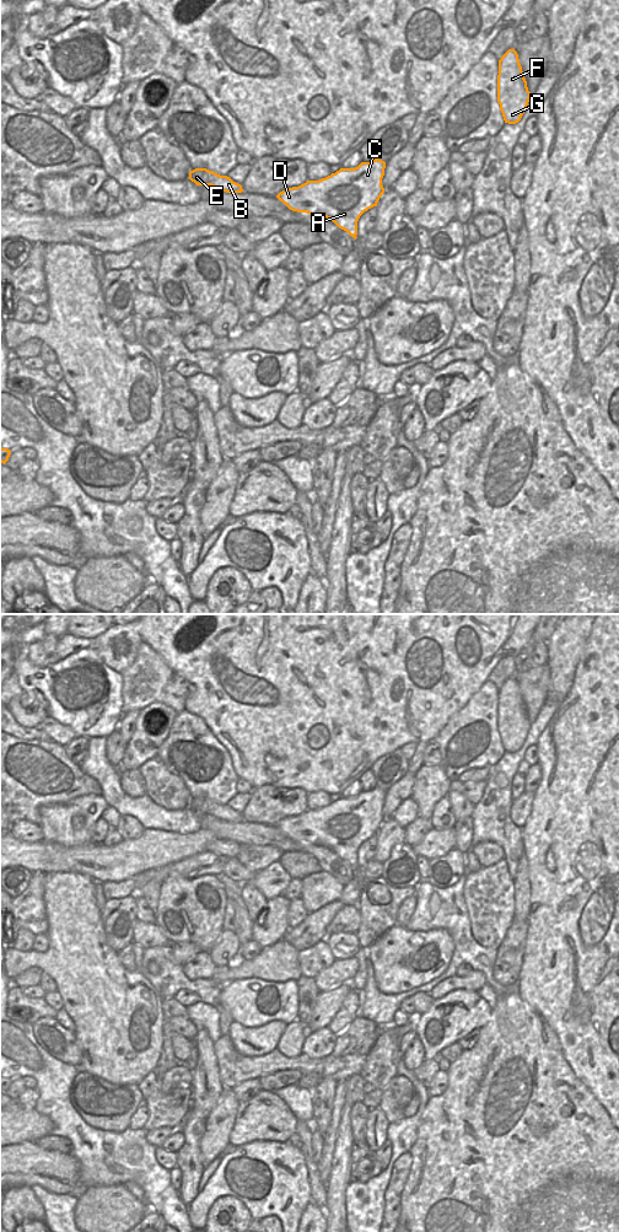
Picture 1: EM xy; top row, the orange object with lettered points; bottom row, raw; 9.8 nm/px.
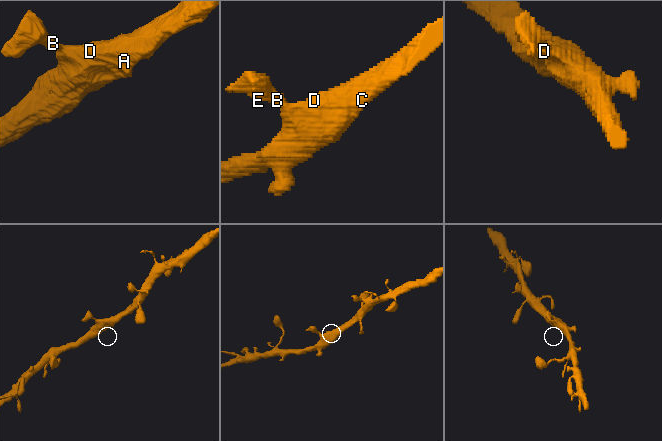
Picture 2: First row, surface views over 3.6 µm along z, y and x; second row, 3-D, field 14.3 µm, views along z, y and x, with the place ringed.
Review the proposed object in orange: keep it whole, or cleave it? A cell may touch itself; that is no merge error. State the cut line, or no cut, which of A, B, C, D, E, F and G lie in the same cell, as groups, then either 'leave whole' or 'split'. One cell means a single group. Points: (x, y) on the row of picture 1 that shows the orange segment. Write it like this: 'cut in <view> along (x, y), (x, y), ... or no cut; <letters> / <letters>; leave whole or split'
no cut; A B C D E F G; leave whole

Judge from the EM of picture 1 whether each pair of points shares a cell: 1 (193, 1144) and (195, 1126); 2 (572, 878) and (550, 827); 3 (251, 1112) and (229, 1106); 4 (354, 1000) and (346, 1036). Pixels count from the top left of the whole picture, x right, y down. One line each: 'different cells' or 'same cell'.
1: same cell
2: same cell
3: different cells
4: different cells

